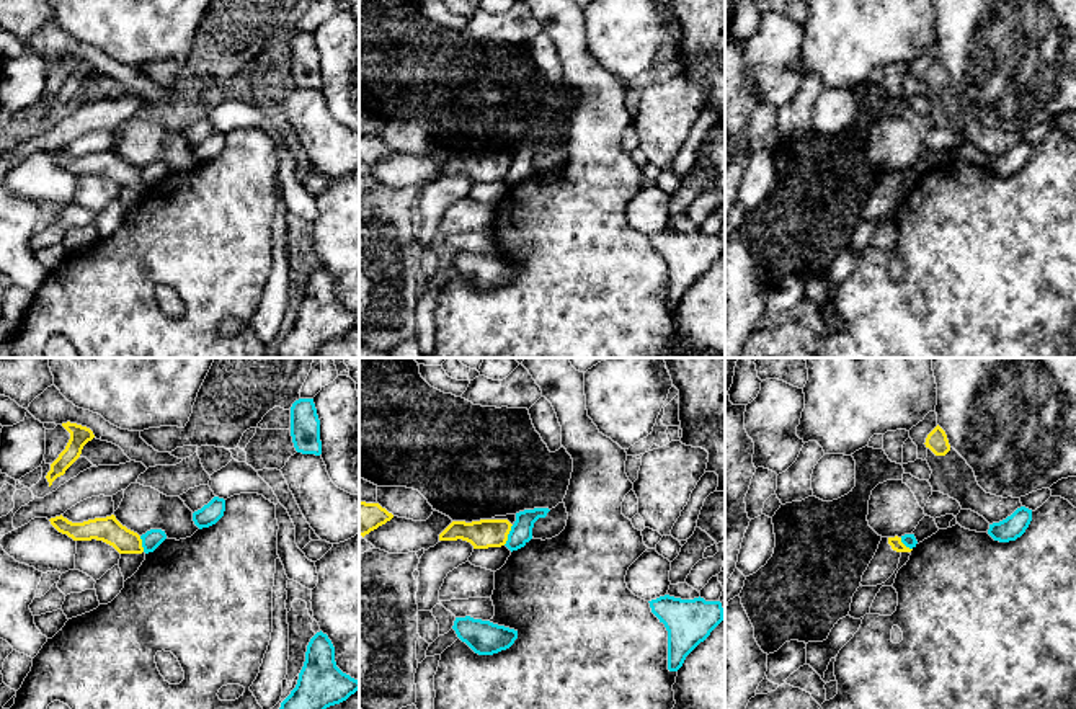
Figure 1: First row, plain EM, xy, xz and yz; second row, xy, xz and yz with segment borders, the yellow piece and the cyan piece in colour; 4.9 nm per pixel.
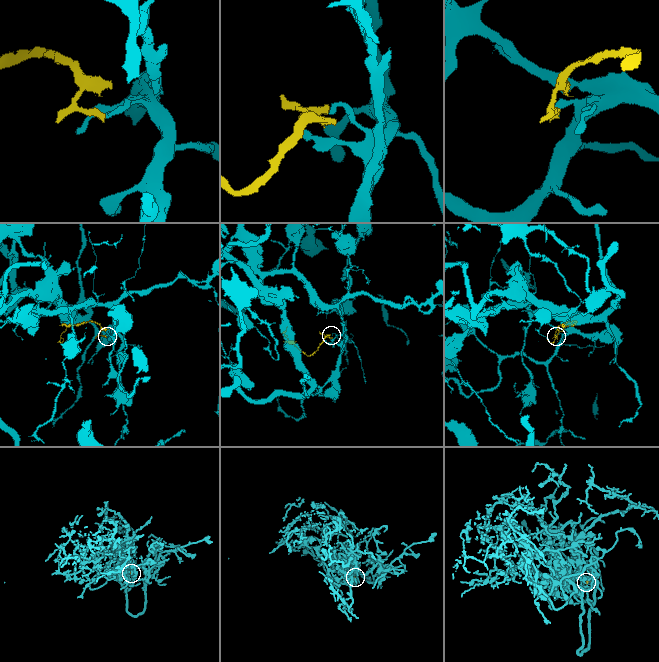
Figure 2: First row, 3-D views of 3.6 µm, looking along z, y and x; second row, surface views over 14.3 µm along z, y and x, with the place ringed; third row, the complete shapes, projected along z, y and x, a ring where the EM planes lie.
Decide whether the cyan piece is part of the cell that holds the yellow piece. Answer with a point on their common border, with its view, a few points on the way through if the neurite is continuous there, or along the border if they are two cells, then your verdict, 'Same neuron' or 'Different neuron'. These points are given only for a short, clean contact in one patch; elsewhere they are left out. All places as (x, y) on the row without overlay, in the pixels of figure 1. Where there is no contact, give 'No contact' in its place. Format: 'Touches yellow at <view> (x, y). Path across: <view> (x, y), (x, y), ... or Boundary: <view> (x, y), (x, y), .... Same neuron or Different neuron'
Touches yellow at xz (508, 167). Different neuron

